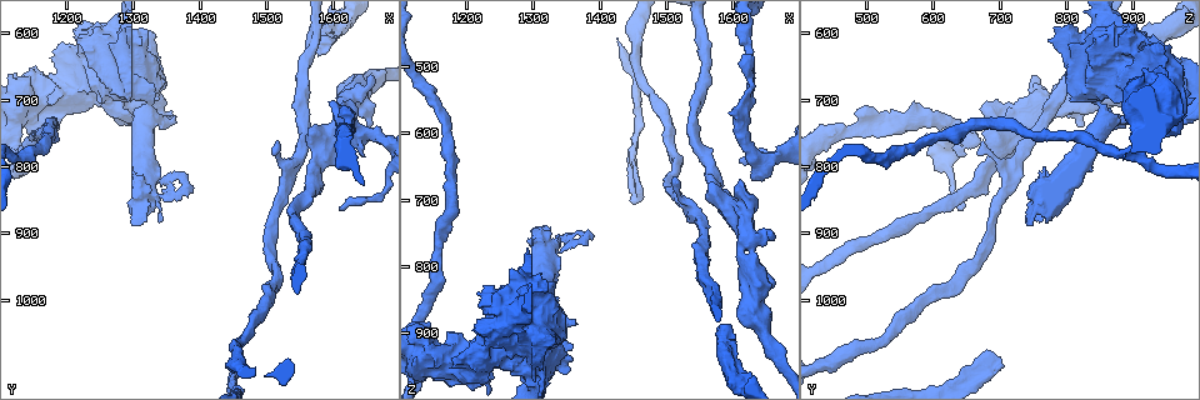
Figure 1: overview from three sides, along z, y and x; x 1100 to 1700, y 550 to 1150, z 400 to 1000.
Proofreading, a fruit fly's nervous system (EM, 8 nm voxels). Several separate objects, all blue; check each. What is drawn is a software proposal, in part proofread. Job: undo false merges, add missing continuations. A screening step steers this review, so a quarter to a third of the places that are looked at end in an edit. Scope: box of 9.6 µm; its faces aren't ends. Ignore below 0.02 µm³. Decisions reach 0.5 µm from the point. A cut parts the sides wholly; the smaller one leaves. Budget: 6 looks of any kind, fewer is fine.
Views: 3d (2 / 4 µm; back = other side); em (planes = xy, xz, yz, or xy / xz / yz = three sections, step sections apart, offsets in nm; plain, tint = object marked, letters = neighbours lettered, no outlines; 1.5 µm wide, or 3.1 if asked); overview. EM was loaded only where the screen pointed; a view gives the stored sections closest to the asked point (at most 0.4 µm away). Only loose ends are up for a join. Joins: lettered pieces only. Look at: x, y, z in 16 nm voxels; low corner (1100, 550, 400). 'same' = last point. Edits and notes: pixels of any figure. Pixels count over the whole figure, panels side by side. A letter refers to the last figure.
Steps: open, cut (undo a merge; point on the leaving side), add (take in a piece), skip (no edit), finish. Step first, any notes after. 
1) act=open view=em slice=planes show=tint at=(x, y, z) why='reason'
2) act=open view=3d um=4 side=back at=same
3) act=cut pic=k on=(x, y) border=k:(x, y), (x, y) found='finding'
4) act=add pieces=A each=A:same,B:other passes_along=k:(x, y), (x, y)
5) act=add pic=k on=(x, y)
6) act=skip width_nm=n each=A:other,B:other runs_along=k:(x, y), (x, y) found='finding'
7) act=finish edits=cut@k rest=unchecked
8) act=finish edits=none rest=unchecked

act=open view=3d um=4 at=(1660, 660, 745) why='free end'

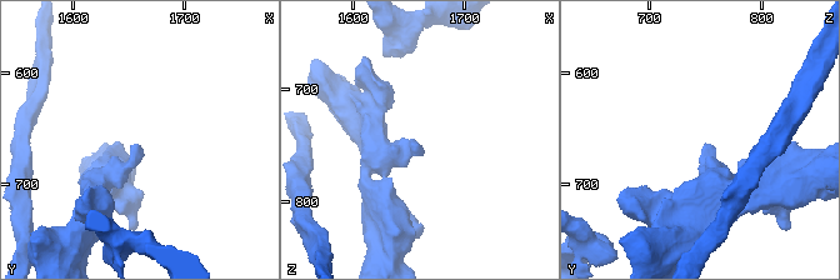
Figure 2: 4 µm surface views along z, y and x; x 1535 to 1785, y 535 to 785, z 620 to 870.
act=open view=em slice=planes show=letters at=(1658, 664, 748)

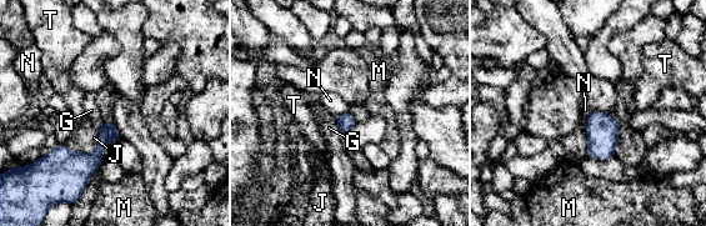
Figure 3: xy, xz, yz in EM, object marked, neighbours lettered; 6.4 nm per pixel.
act=skip each=G:other,J:other,M:other,N:other,T:other border=3:(348, 111), (335, 115) found='no lettered piece goes on from it'

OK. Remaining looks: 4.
act=open view=em um=3.1 slice=xy step=8 show=letters at=(1595, 700, 570) why='an open end'

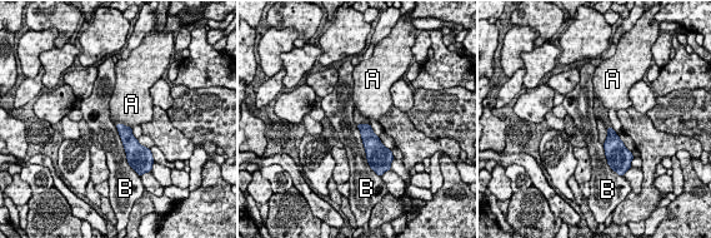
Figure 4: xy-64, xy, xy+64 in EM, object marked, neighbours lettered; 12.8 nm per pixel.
act=skip each=A:other,B:other border=4:(115, 123), (123, 123), (130, 128) found='no lettered piece goes on from it'

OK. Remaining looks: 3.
act=open view=3d um=4 side=back at=(1530, 830, 715) why='arms part here'

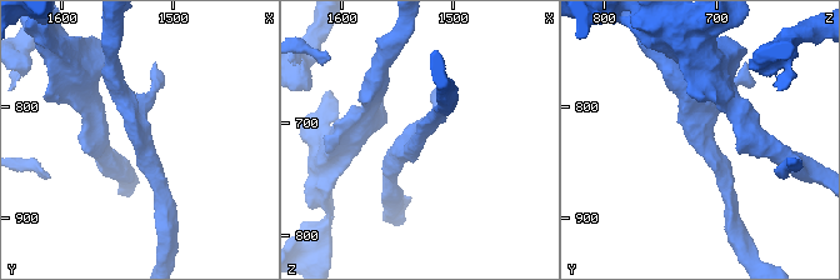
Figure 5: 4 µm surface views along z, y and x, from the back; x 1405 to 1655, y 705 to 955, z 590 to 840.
act=open view=em slice=planes show=letters at=(1530, 828, 714)

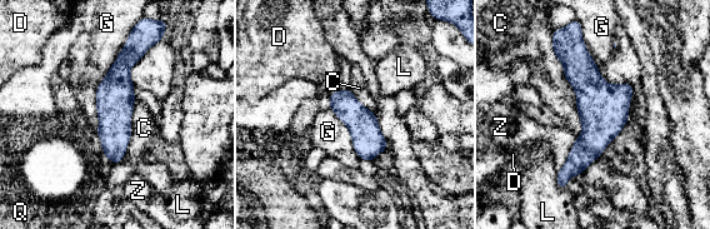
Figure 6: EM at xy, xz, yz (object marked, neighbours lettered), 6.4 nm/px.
act=skip longest_contact=C:650nm each=C:other,D:other,G:other,L:other,Q:other,Z:other found='all the same neuron'

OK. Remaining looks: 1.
act=finish edits=none rest=unchecked

